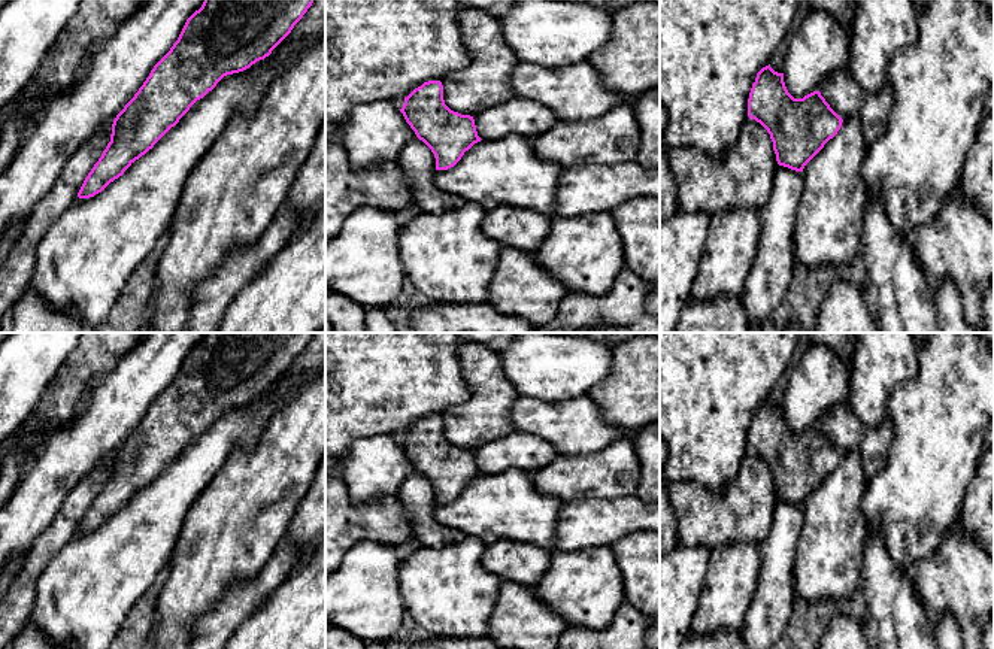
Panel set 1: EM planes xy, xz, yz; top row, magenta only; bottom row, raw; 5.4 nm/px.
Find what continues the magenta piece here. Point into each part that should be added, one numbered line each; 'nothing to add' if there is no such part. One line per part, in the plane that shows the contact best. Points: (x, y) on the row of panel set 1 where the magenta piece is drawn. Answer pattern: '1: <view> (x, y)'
nothing to add

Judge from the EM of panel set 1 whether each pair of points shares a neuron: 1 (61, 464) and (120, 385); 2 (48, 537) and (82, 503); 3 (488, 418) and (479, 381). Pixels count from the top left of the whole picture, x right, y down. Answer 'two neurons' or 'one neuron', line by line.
1: one neuron
2: one neuron
3: one neuron

